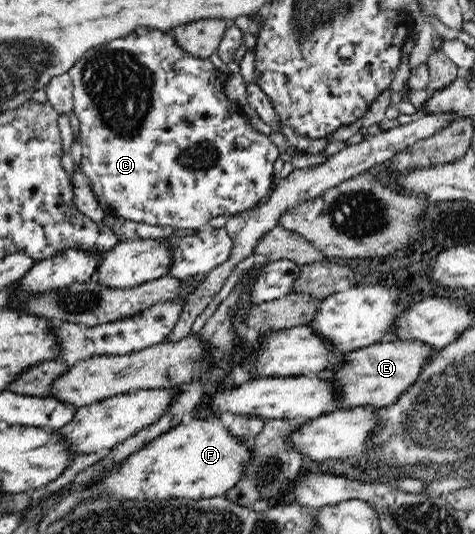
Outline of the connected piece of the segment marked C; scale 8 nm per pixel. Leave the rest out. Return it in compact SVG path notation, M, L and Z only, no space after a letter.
M139 27L130 35L113 39L100 47L92 47L82 55L67 71L73 83L74 113L80 120L79 140L82 144L82 171L86 174L96 199L107 215L123 217L136 223L144 223L160 228L176 228L198 232L208 226L218 216L231 216L249 209L268 197L276 184L274 178L274 162L279 157L277 147L267 135L257 131L242 112L241 105L228 100L223 92L224 79L220 79L220 71L215 69L208 58L197 58L176 46L174 38L167 32L156 28Z

